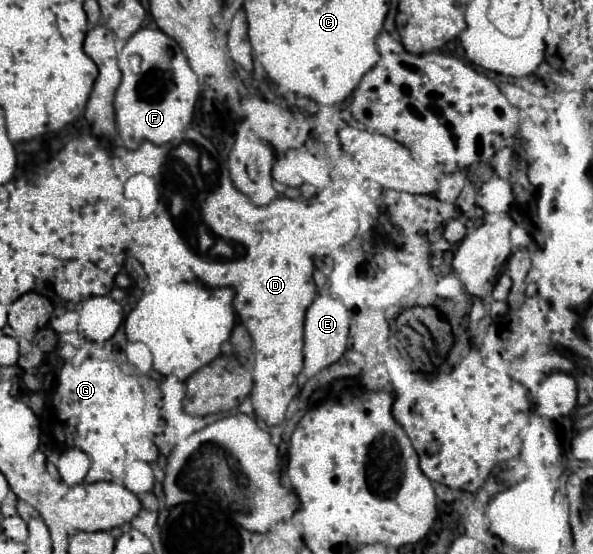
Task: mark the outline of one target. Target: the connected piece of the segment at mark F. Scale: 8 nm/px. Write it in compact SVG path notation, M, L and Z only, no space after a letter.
M140 28L122 48L120 58L128 60L128 56L140 54L142 66L140 72L134 74L130 68L122 70L122 82L116 90L116 124L120 132L120 140L128 150L136 150L142 140L150 140L154 144L166 144L180 138L186 126L192 122L194 106L198 98L198 78L188 66L188 60L182 48L166 36L162 30Z

